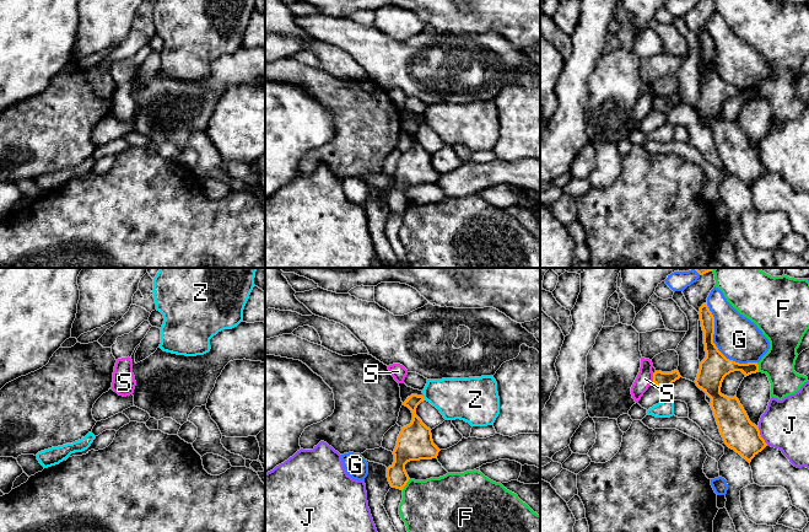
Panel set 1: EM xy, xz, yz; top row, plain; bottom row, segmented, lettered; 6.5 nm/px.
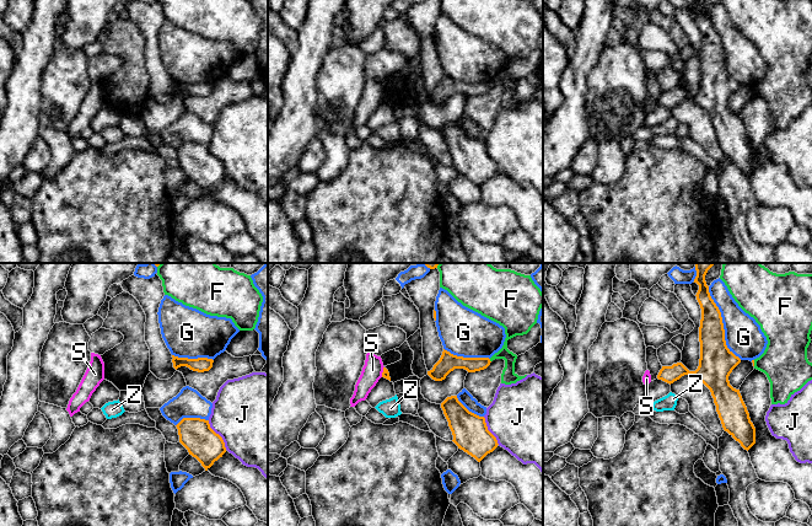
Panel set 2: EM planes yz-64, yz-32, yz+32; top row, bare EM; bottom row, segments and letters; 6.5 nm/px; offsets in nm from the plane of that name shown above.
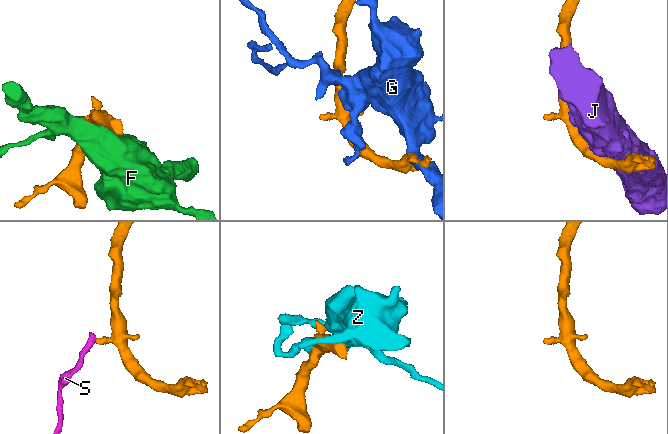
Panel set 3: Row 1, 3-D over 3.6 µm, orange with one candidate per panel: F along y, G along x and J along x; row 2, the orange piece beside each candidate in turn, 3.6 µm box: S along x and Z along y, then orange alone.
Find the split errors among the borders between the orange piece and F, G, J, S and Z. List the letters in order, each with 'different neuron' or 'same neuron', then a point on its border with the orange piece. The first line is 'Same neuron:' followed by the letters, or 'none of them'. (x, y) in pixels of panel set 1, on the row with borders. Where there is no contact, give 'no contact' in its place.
Same neuron: none of them
F: different neuron; meets orange in xz at (405, 484)
G: different neuron; meets orange in yz at (715, 345)
J: different neuron; meets orange in yz at (760, 436)
S: different neuron; meets orange in yz at (653, 379)
Z: different neuron; meets orange in xz at (424, 398)

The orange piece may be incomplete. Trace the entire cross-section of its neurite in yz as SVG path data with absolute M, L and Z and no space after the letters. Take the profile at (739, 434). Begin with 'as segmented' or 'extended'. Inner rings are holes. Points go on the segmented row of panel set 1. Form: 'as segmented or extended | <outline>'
as segmented | M707 303L699 311L703 331L706 358L700 362L695 383L711 398L711 408L724 444L745 458L749 463L767 444L753 424L737 396L721 393L724 377L734 371L745 376L759 372L757 362L739 364L727 359L713 343L714 317Z

